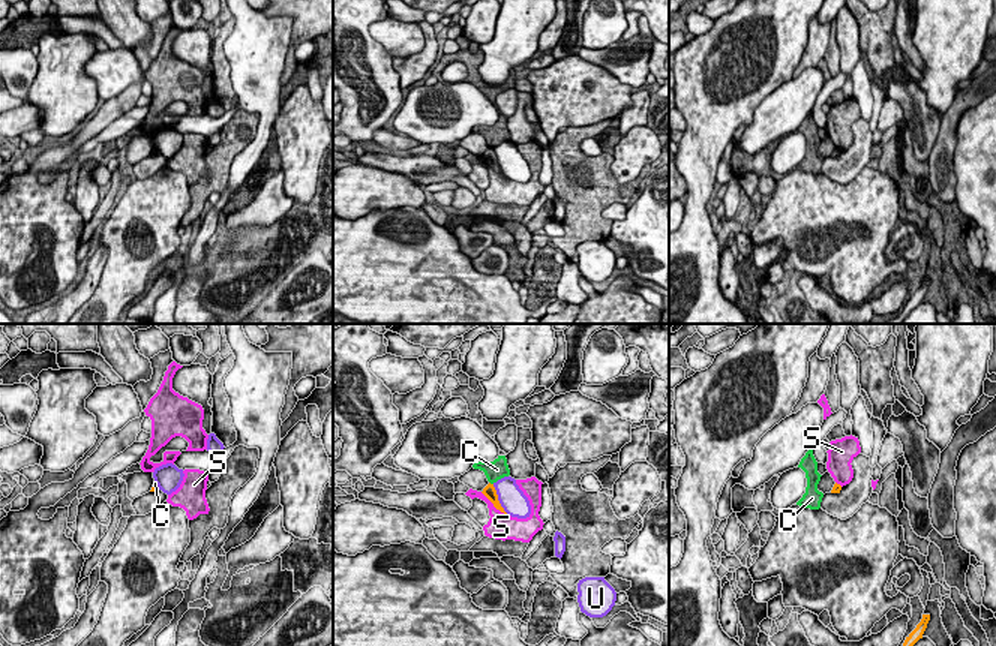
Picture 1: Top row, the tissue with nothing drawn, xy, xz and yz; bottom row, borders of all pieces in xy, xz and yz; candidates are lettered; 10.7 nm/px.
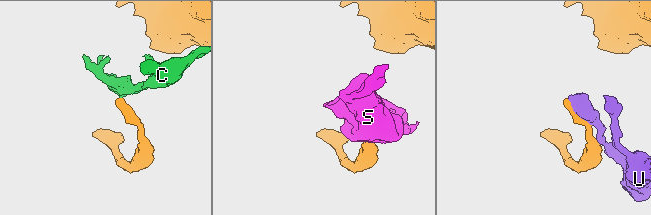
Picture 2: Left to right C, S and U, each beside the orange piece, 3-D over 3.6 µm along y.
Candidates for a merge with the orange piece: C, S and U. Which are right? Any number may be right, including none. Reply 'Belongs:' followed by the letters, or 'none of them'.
Belongs: none of them

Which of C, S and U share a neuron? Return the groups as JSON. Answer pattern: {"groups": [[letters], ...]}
{"groups": [["C"], ["S"], ["U"]]}

